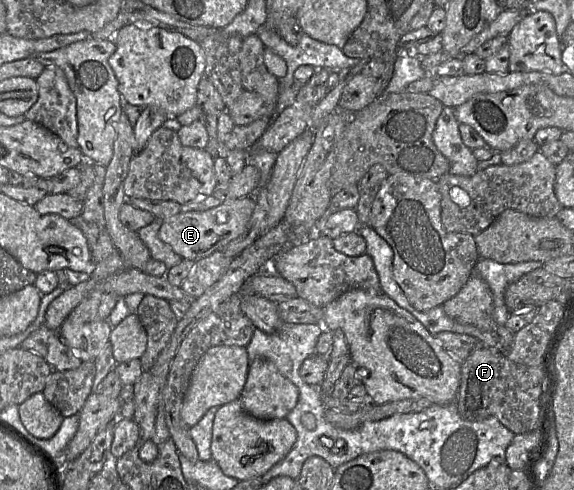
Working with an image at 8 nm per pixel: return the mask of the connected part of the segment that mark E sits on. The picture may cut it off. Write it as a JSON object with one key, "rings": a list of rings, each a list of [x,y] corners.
{"rings":[[[254,196],[223,198],[220,205],[205,211],[180,212],[162,220],[159,238],[183,259],[194,260],[222,250],[245,230],[252,216],[256,201]]]}

